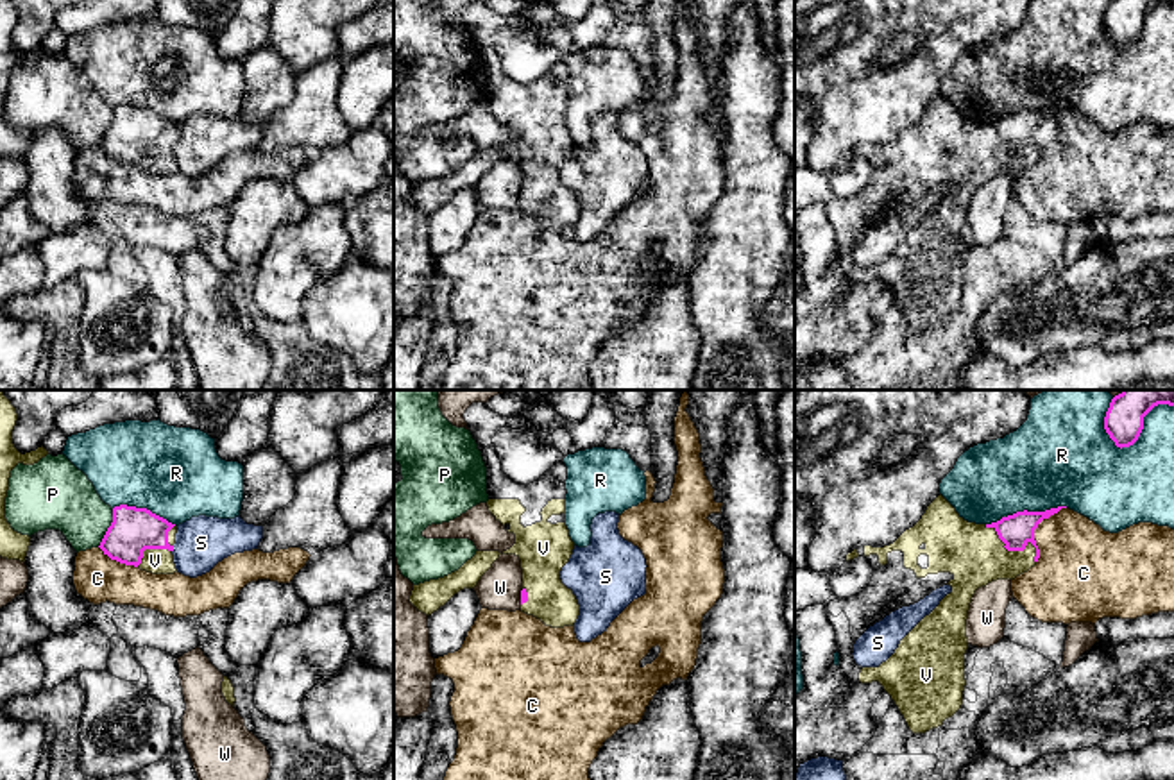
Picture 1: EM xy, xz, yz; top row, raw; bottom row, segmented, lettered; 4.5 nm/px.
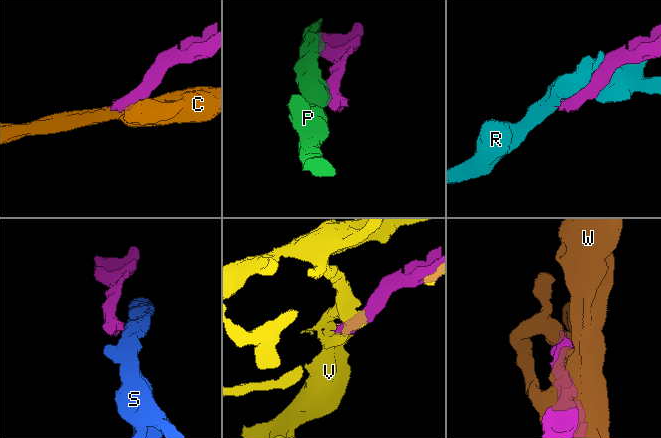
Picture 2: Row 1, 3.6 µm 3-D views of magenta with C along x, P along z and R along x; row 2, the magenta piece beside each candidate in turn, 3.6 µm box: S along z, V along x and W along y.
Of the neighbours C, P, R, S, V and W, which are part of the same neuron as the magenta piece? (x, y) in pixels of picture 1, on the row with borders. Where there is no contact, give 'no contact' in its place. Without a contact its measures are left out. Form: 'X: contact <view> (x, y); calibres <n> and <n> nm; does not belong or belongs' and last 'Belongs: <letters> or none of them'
C: contact yz (1035, 528); calibres 150 and 360 nm; does not belong
P: contact xy (108, 528); calibres 200 and 280 nm; does not belong
R: contact yz (1140, 432); calibres 180 and 340 nm; does not belong
S: contact xy (172, 550); calibres 200 and 240 nm; does not belong
V: contact yz (1015, 550); calibres 150 and 260 nm; belongs
W: contact xz (521, 596); calibres 30 and 190 nm; does not belong
Belongs: V

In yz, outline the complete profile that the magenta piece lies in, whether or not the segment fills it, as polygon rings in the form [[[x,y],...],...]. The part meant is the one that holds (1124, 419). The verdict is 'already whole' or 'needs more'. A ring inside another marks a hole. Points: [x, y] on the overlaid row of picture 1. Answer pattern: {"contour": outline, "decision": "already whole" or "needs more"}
{"contour": [[[1122,390],[1115,395],[1104,417],[1104,429],[1115,445],[1133,445],[1144,429],[1144,417],[1158,404],[1174,406],[1174,390]]], "decision": "already whole"}

